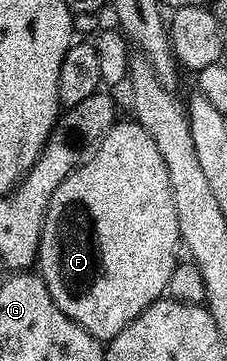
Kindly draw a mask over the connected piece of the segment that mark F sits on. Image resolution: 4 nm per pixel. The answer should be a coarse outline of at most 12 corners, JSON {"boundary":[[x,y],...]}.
{"boundary":[[118,119],[56,187],[36,265],[109,343],[166,293],[164,155]]}

